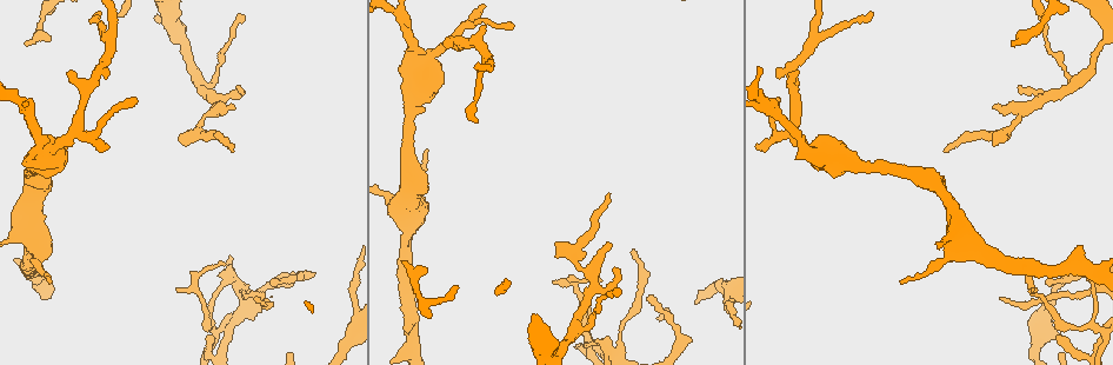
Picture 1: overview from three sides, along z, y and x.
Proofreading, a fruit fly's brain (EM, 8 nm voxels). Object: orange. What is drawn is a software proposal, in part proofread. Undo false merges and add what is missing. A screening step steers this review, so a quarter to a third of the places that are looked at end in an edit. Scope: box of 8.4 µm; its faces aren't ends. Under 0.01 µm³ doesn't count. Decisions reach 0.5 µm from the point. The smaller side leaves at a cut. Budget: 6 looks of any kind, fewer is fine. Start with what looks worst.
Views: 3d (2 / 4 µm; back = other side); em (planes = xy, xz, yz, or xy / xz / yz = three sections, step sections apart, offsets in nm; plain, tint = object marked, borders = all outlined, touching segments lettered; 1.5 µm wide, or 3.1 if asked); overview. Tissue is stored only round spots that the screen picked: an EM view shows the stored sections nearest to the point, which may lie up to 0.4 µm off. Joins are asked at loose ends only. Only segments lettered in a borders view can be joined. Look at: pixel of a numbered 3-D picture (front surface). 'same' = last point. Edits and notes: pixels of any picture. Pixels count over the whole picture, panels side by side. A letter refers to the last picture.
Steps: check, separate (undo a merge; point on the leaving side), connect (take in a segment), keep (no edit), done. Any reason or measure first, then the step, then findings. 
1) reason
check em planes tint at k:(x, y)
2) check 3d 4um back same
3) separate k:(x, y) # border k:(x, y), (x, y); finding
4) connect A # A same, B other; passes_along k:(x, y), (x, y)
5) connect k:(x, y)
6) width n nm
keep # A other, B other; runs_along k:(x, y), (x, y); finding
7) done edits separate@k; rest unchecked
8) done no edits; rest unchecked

sudden change in width
check 3d 4um at 1:(419, 63)

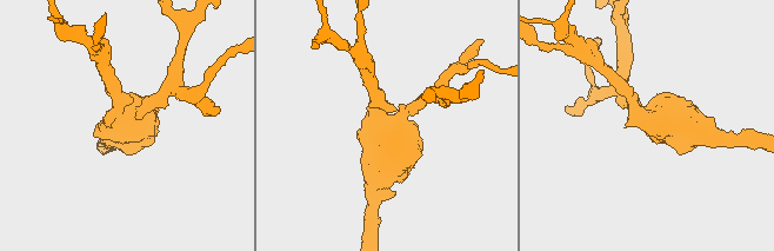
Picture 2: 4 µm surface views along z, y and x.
check em xy step 8 plain at 2:(386, 122)

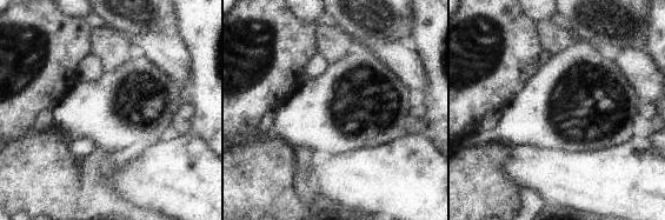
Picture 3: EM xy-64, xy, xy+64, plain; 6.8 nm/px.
check em xy step 8 borders same

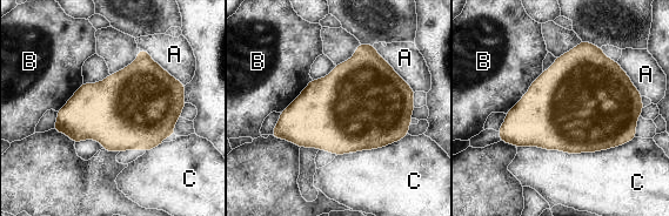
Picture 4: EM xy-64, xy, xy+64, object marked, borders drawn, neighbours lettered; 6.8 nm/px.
keep # A other, B other, C other; one neuron here

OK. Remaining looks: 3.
a narrow waist
check em xy step 4 tint at 1:(1078, 82)

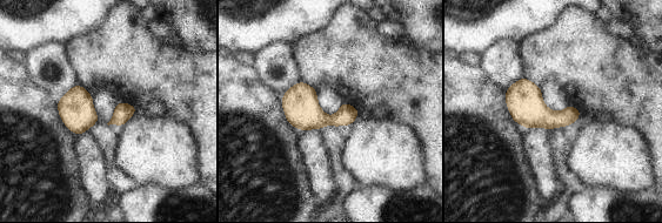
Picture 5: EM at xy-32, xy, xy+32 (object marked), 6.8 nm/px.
check em planes borders same

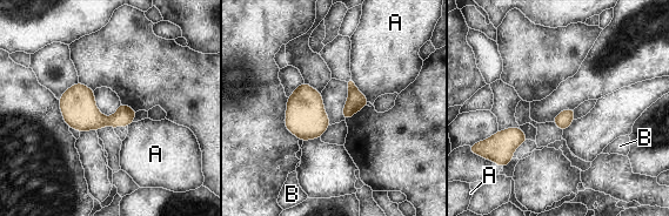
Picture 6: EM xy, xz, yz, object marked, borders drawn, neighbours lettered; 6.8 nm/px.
keep # A other, B other; border 6:(352, 76), (355, 86), (369, 101); one neuron here

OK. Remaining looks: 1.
done no edits; rest unchecked

